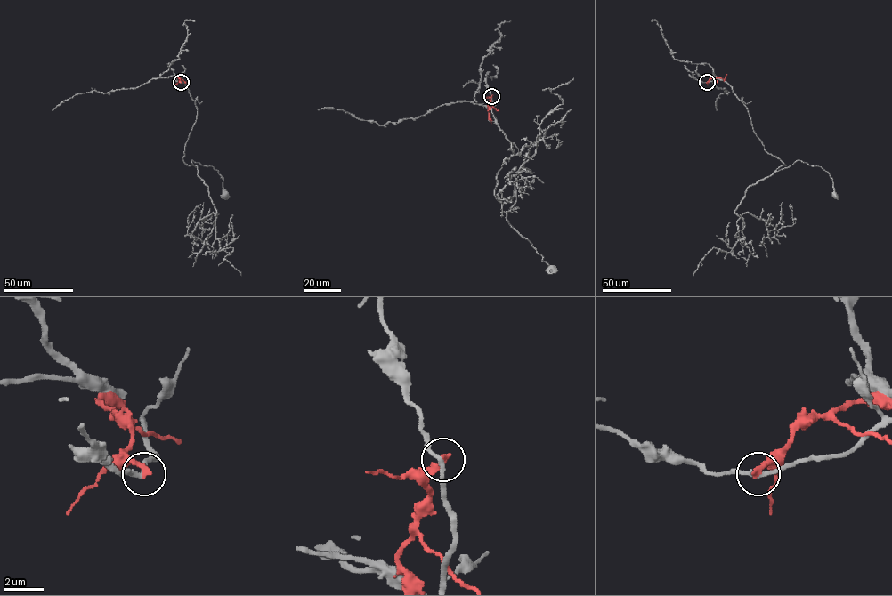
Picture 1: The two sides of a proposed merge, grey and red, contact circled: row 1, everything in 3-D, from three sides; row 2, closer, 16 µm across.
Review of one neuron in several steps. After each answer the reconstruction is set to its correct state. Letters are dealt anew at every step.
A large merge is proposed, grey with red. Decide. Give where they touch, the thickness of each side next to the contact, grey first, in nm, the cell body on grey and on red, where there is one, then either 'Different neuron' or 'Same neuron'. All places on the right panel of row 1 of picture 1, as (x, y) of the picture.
Place: (707, 82). Thickness 220 nm (grey) against 300 nm. Soma of grey: (835, 196). Soma of red: none. Different neuron

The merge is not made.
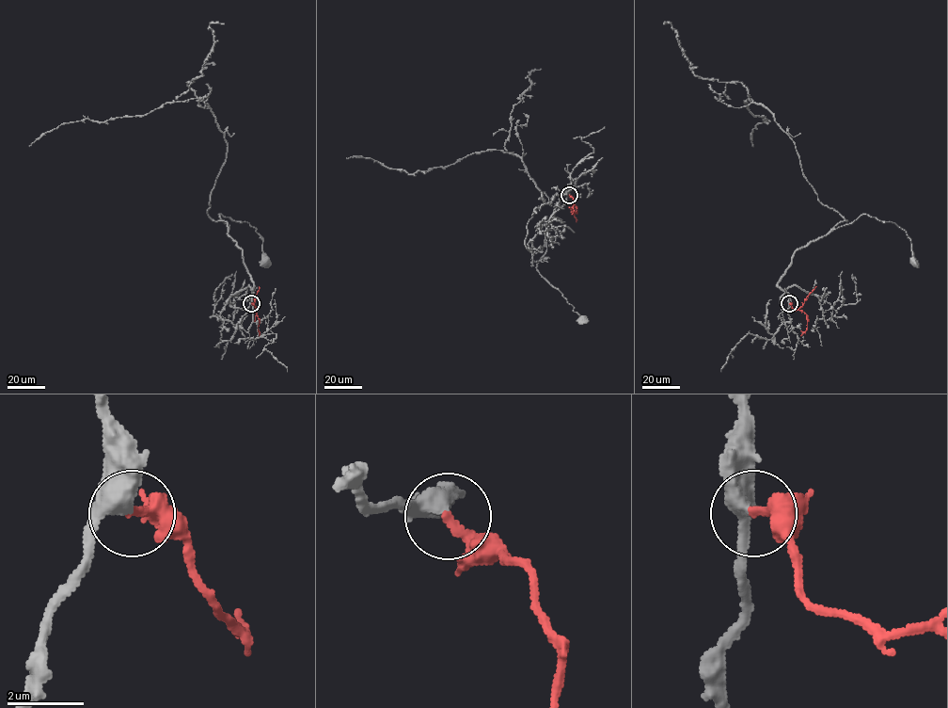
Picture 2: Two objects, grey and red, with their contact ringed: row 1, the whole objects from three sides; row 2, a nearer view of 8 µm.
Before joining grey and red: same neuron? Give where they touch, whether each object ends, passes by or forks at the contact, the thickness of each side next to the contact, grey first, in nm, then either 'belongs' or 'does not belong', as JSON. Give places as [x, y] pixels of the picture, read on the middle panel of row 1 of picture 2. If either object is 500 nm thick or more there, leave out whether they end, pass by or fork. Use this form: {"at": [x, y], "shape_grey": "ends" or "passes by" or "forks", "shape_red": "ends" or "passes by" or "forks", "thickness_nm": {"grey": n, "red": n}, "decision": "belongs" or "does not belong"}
{"at": [569, 195], "shape_grey": "passes by", "shape_red": "ends", "thickness_nm": {"grey": 400, "red": 280}, "decision": "belongs"}

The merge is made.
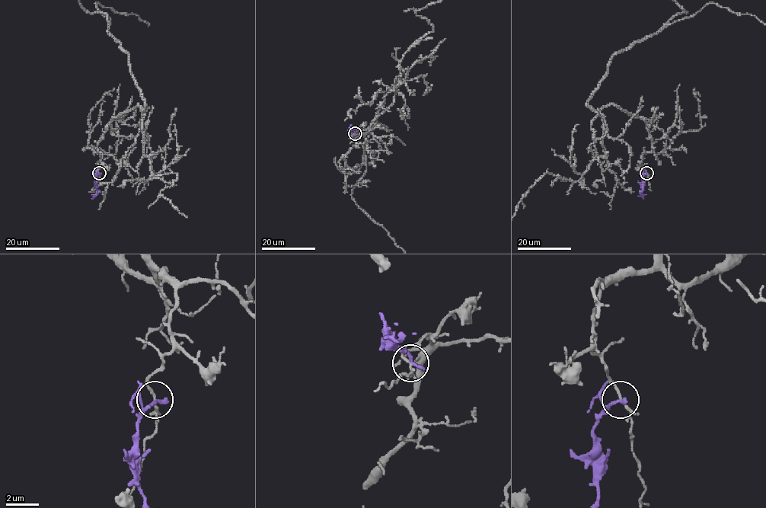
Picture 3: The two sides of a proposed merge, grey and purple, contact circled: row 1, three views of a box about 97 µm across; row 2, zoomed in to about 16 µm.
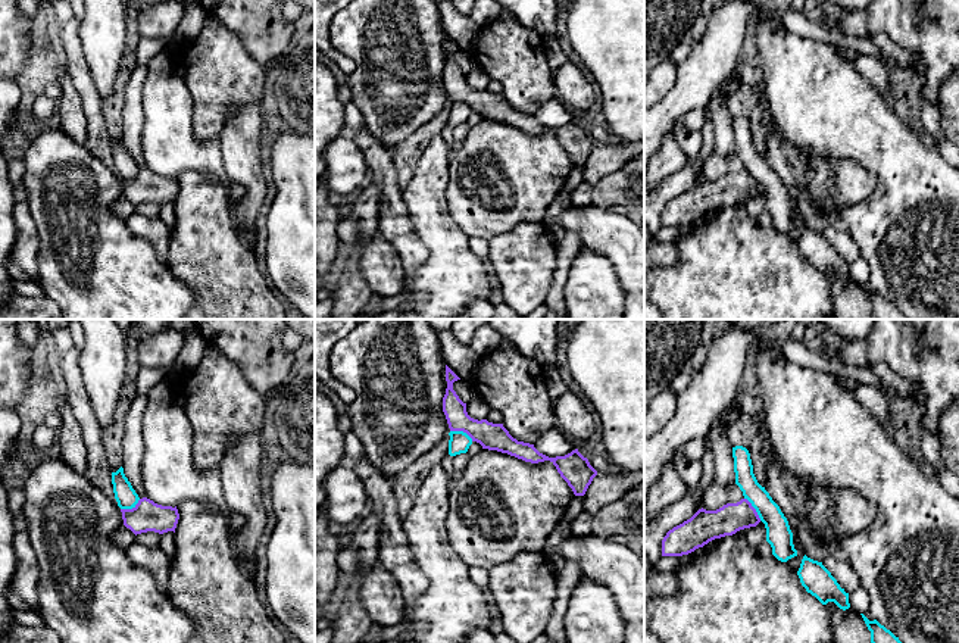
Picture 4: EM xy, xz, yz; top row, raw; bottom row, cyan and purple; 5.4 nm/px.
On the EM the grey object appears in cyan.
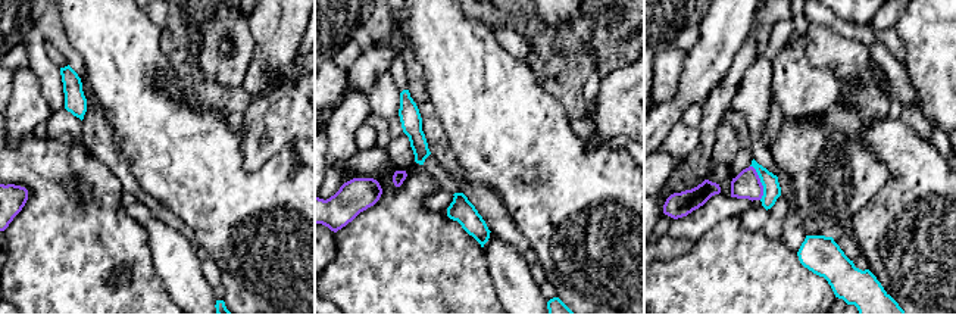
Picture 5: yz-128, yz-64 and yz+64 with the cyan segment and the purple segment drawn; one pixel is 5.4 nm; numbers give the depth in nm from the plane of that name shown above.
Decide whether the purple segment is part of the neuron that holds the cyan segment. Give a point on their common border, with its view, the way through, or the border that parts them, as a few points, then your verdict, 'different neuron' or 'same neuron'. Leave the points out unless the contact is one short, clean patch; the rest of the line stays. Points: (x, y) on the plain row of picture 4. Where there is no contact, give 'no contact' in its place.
contact xz (462, 102); border xz (450, 100), (462, 100), (472, 111); different neuron

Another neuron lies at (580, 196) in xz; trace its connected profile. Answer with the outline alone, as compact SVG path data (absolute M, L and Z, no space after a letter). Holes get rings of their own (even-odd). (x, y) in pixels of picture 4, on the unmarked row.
M582 181L571 193L571 207L582 207L591 205L591 188Z

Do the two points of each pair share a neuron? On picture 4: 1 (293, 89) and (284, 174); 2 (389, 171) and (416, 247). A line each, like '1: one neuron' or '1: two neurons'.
1: two neurons
2: one neuron

